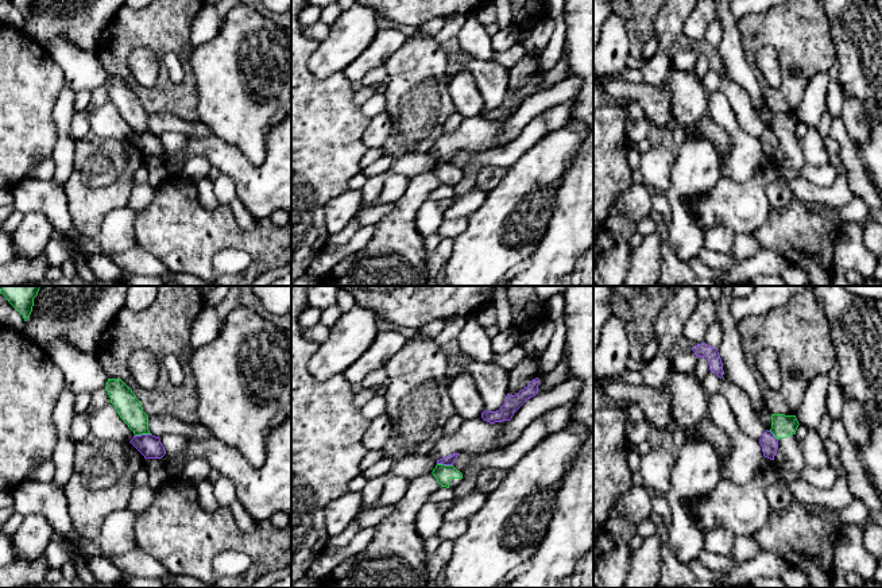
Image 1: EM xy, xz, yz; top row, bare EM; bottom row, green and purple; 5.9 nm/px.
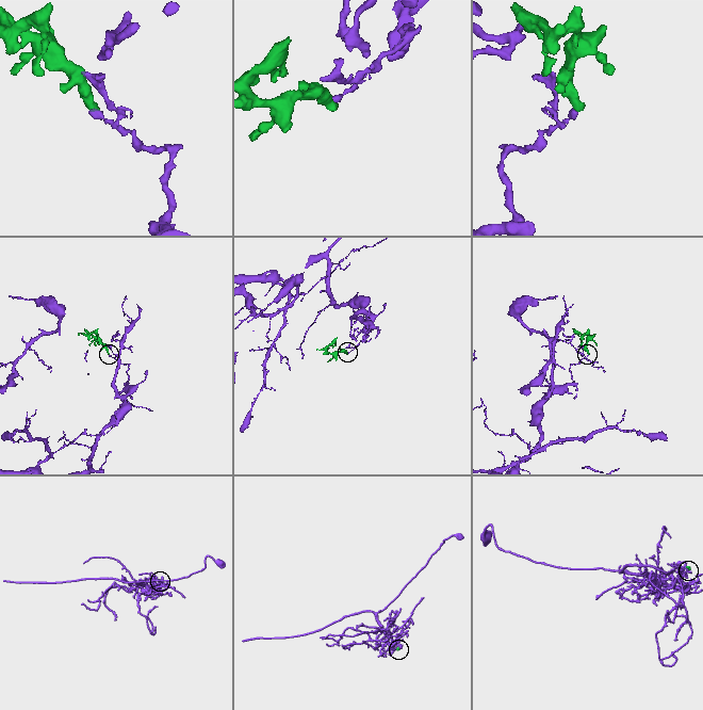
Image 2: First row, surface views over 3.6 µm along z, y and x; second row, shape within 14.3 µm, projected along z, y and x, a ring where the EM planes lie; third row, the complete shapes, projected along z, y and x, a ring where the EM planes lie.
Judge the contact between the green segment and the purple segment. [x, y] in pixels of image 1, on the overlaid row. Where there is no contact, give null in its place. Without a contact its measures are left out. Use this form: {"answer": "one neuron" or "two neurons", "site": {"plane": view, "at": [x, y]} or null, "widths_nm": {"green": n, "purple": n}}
{"answer": "two neurons", "site": {"plane": "xy", "at": [142, 433]}, "widths_nm": {"green": 150, "purple": 140}}

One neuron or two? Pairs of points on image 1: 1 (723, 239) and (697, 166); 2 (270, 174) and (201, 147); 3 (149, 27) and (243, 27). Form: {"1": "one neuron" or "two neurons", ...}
{"1": "two neurons", "2": "one neuron", "3": "two neurons"}

